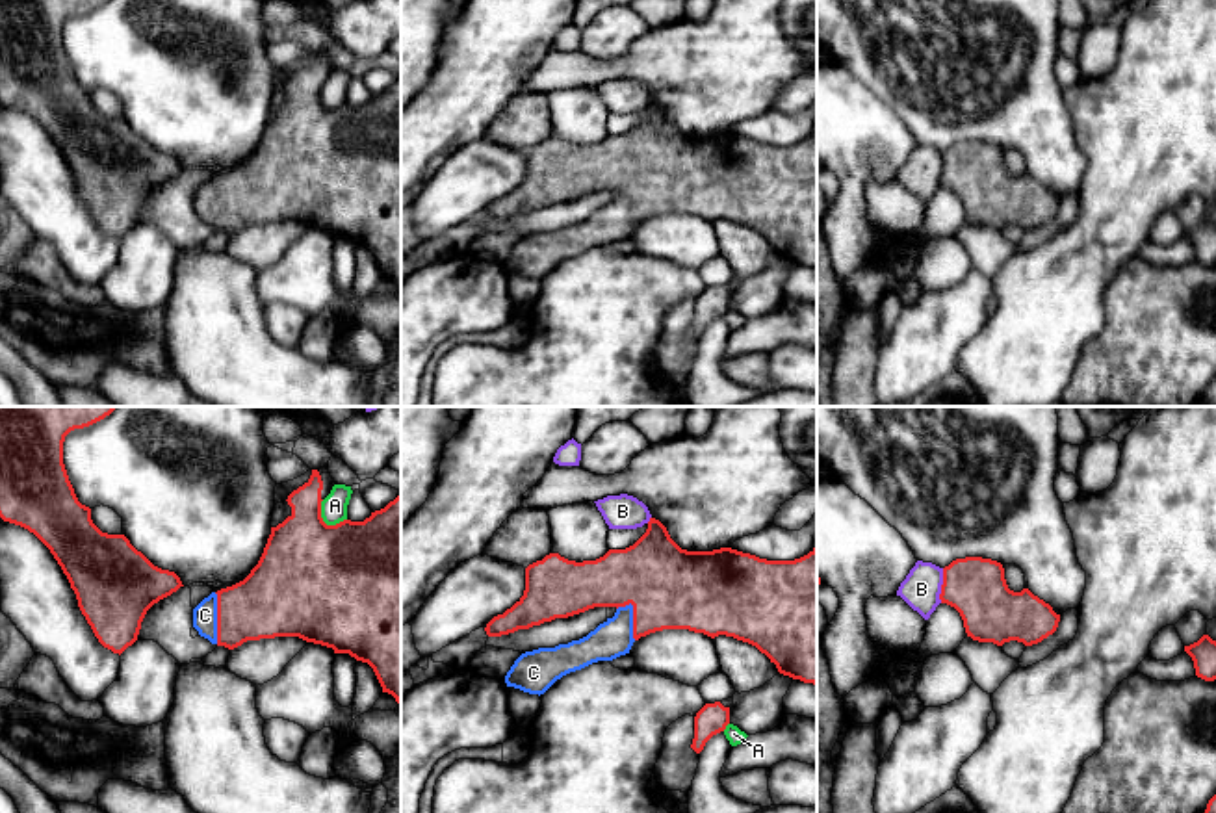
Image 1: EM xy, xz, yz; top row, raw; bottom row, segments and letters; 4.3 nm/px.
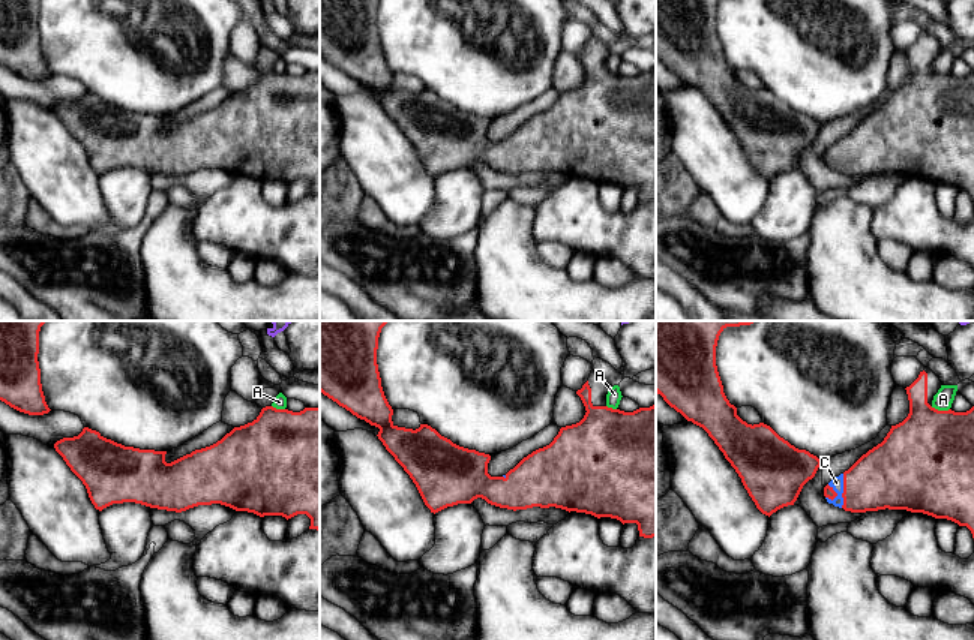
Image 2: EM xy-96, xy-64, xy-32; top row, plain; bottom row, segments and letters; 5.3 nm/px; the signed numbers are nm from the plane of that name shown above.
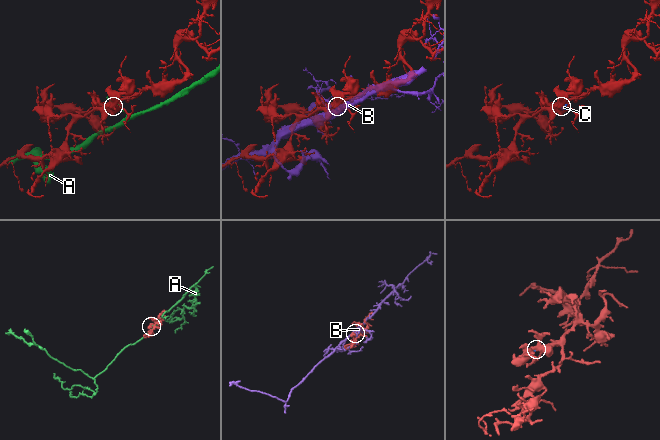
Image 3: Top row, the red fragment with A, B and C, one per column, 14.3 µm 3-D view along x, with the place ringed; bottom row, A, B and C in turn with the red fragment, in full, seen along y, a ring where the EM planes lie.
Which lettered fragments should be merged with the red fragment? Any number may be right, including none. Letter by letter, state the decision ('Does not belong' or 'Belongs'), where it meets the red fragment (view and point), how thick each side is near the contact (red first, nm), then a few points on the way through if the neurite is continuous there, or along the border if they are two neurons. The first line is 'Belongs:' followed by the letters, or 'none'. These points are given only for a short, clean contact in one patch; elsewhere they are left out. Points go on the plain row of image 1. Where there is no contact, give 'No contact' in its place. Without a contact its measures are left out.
Belongs: C
A: Does not belong. Touches red at xy (323, 106). Thickness 480 nm (red) against 110 nm
B: Does not belong. Touches red at yz (942, 169). Thickness 260 nm (red) against 170 nm
C: Belongs. Touches red at xy (218, 203). Thickness 300 nm (red) against 110 nm. Path across: xy (271, 184), (227, 203), (218, 203), (205, 199)

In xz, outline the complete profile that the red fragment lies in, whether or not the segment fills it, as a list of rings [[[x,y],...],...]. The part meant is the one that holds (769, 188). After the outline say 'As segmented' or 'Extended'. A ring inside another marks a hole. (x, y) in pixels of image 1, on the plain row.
[[[650,102],[646,117],[626,134],[583,147],[550,137],[529,148],[524,180],[485,215],[501,221],[594,191],[614,191],[616,197],[579,225],[522,238],[505,260],[507,271],[540,280],[563,260],[626,239],[635,225],[663,213],[733,221],[756,230],[780,258],[817,269],[817,126],[795,145],[767,145],[731,132],[687,136]]]. Extended

